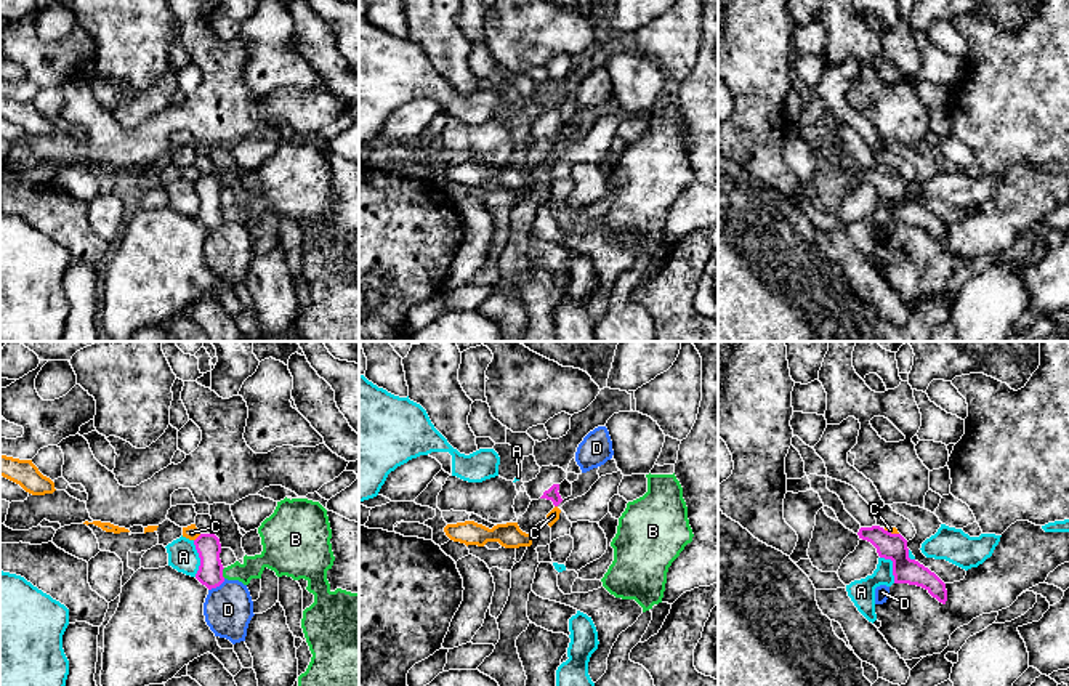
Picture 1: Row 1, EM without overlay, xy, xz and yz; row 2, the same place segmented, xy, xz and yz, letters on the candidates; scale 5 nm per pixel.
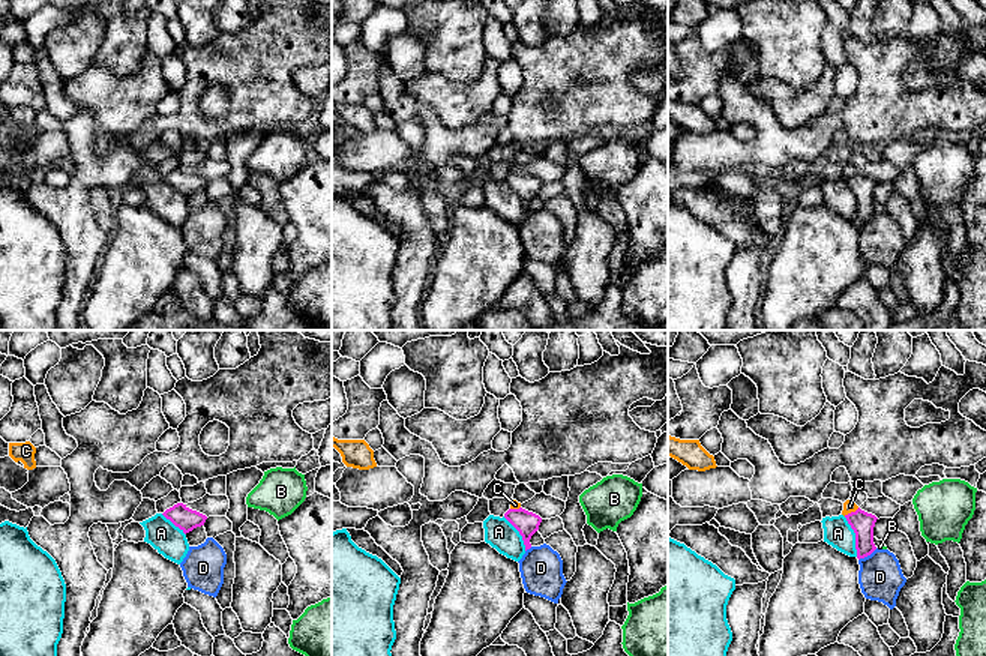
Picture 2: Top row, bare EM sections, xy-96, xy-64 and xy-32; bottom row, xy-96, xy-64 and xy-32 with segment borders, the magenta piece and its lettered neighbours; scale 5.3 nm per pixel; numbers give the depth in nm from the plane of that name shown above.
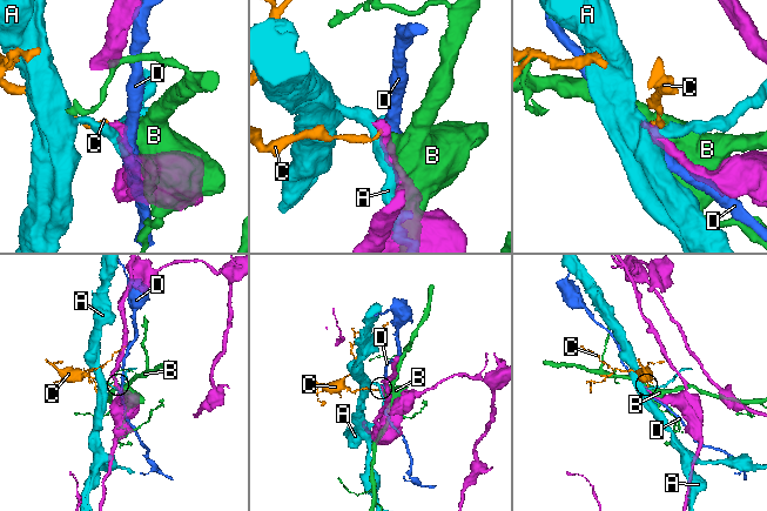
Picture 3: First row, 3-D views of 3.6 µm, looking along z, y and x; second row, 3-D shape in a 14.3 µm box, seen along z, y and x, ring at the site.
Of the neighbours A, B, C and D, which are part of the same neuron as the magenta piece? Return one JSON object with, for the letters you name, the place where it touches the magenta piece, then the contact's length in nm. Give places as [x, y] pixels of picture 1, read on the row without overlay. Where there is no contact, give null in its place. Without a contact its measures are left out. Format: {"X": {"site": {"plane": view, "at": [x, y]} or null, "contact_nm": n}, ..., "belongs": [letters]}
{"belongs": []}

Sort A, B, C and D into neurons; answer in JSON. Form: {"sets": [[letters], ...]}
{"sets": [["A"], ["B"], ["C"], ["D"]]}

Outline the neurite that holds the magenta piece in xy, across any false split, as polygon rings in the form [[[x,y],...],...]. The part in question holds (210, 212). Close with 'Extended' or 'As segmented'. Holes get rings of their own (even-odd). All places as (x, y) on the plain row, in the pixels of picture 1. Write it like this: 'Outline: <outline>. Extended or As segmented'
Outline: [[[200,175],[194,181],[194,186],[200,199],[200,207],[196,215],[196,220],[208,231],[220,228],[224,223],[224,208],[220,200],[220,180],[215,175]]]. As segmented

